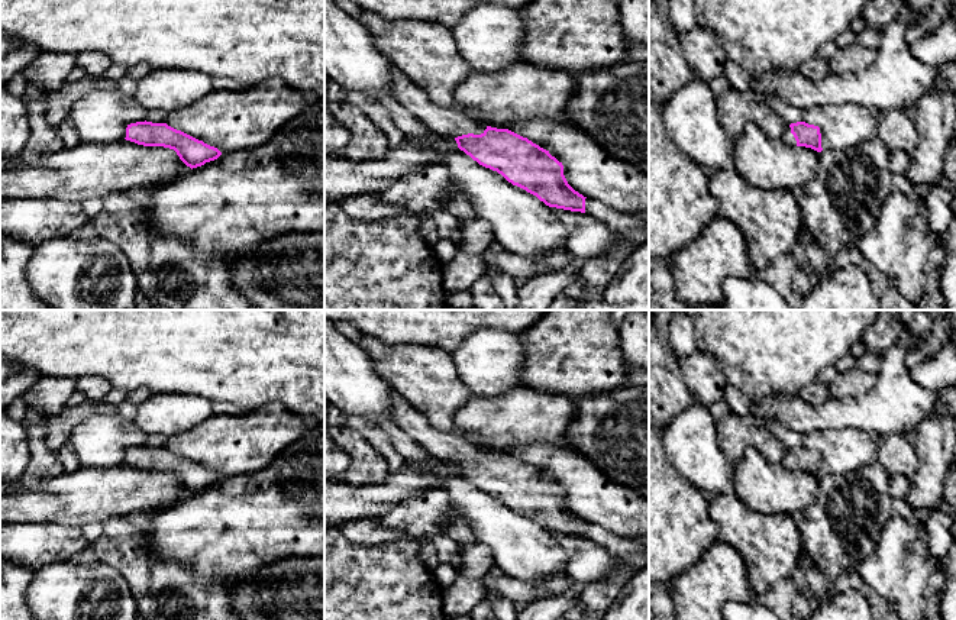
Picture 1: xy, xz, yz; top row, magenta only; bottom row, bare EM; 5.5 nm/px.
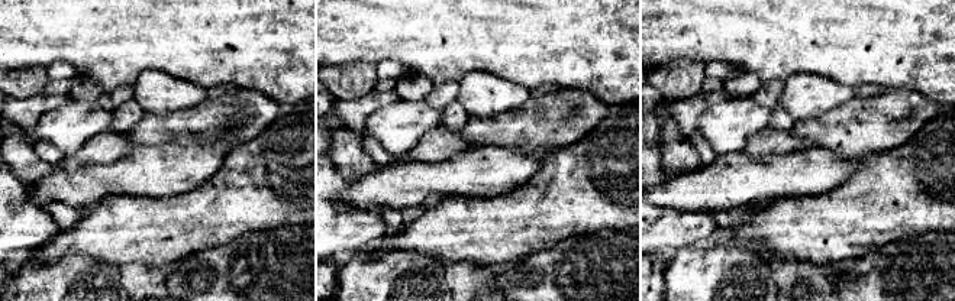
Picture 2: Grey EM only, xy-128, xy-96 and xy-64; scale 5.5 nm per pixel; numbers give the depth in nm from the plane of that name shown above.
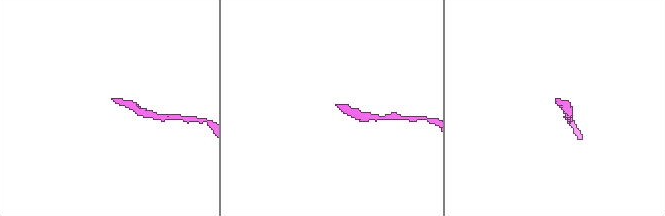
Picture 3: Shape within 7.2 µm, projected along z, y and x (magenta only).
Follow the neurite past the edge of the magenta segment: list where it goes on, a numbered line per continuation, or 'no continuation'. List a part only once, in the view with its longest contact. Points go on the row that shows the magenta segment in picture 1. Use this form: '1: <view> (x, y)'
1: xz (442, 120)

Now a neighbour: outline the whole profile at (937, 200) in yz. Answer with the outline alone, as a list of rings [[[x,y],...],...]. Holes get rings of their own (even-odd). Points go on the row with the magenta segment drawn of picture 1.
[[[934,185],[924,196],[924,203],[928,211],[928,225],[936,238],[944,236],[950,223],[950,206],[953,193],[939,185]]]

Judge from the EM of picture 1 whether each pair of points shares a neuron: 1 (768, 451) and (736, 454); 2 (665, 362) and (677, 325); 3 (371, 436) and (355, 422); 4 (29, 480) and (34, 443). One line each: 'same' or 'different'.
1: same
2: different
3: same
4: same

